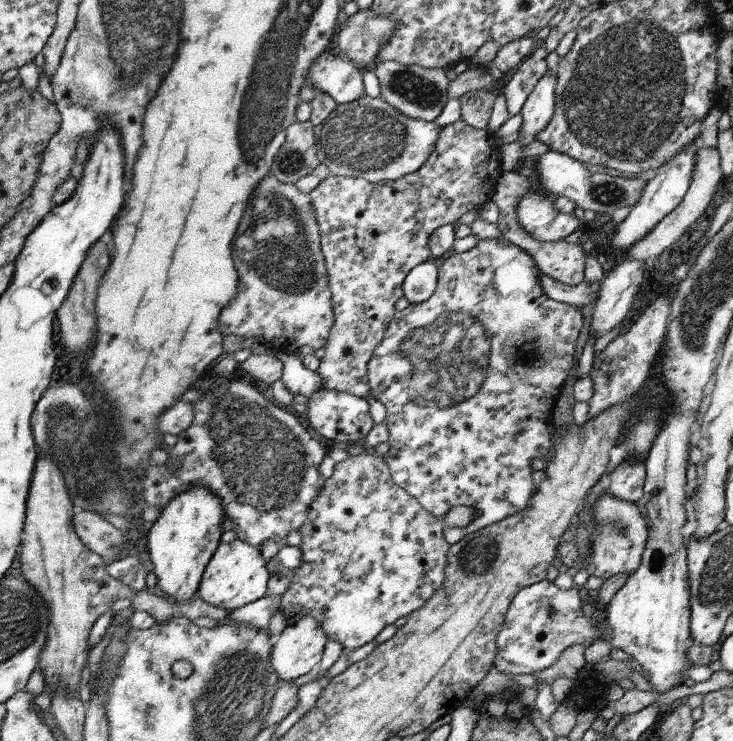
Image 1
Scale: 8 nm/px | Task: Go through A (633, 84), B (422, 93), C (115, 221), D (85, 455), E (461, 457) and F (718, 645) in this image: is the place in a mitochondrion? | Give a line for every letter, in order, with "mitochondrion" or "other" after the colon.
A: mitochondrion
B: mitochondrion
C: other
D: mitochondrion
E: other
F: other

